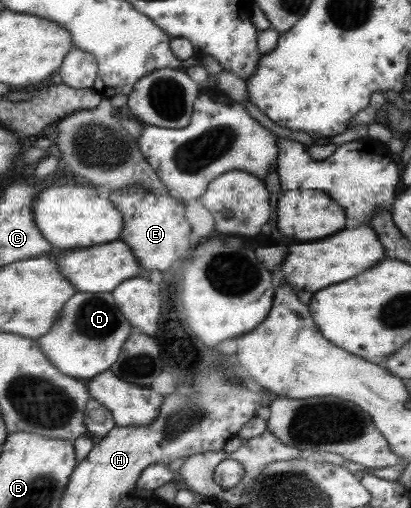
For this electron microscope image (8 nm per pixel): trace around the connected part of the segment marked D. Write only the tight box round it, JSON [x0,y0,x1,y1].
[37,291,131,381]

